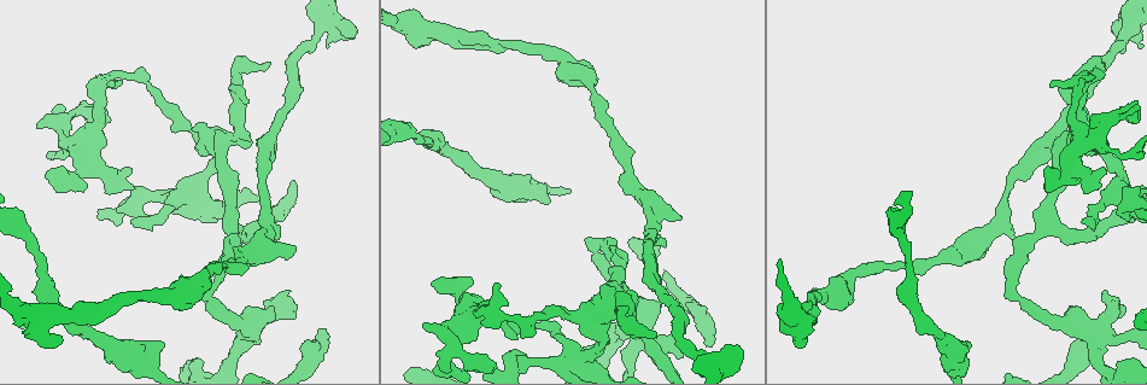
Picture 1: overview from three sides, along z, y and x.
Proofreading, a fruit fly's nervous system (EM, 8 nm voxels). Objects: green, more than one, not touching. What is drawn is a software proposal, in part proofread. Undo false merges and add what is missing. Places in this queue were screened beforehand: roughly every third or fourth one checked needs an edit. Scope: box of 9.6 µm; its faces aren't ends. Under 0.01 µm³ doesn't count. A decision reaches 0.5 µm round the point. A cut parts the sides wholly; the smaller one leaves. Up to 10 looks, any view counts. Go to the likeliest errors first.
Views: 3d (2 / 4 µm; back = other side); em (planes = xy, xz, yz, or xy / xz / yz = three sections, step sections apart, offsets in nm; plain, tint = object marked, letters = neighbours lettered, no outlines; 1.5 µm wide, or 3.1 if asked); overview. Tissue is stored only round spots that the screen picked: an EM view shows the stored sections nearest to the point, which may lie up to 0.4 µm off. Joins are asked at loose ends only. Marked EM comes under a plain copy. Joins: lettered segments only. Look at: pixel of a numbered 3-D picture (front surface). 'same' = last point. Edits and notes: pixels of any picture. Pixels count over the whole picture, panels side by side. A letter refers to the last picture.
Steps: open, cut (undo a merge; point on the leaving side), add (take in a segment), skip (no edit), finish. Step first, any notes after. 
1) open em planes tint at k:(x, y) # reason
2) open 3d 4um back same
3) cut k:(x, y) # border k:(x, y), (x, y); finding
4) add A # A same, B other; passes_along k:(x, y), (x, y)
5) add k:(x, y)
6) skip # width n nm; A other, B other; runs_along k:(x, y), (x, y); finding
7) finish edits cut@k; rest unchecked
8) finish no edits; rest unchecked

open em planes letters at 1:(317, 332) # free end

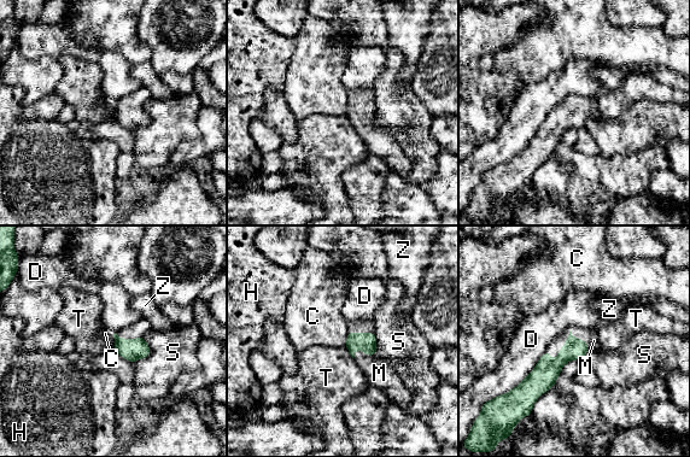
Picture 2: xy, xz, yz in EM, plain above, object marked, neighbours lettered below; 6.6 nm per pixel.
add M # C other, D other, H other, M same, S other, T other, Z other; it goes on there

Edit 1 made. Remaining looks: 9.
open overview

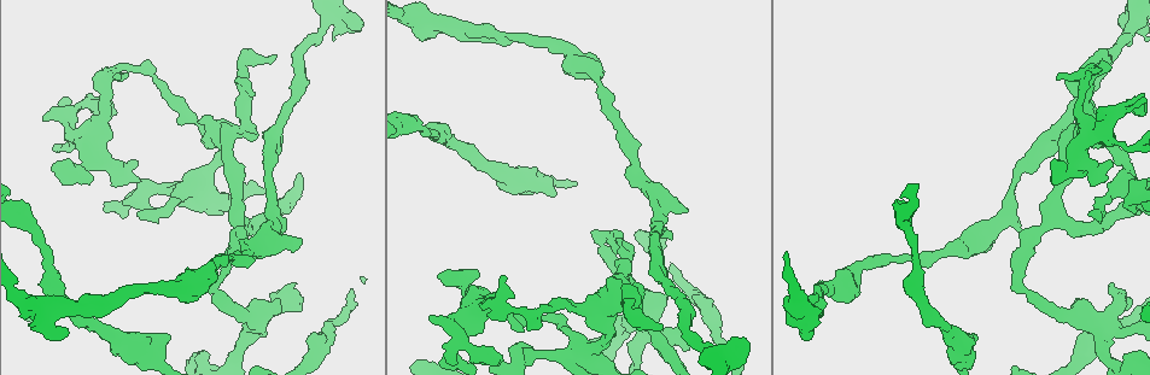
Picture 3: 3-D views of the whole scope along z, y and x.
open em planes letters at 3:(1017, 229) # free end

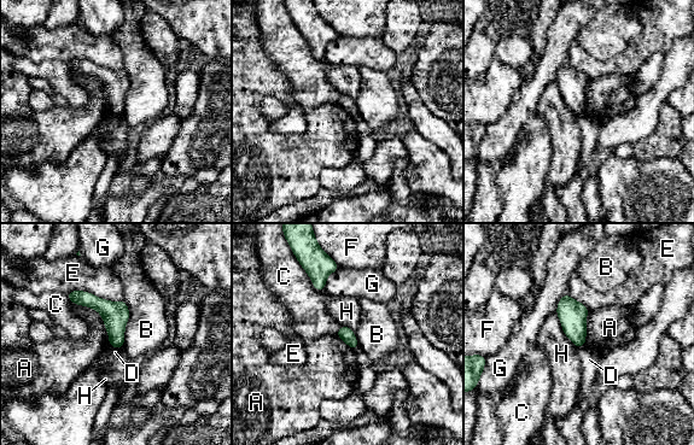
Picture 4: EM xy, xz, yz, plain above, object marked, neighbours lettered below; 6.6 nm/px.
skip # A other, B other, C other, D other, E other, F other, G other, H other; runs_along 4:(70, 294), (115, 321), (120, 345); no lettered segment goes on from it

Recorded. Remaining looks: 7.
open em planes letters at 3:(1082, 76) # arms part here

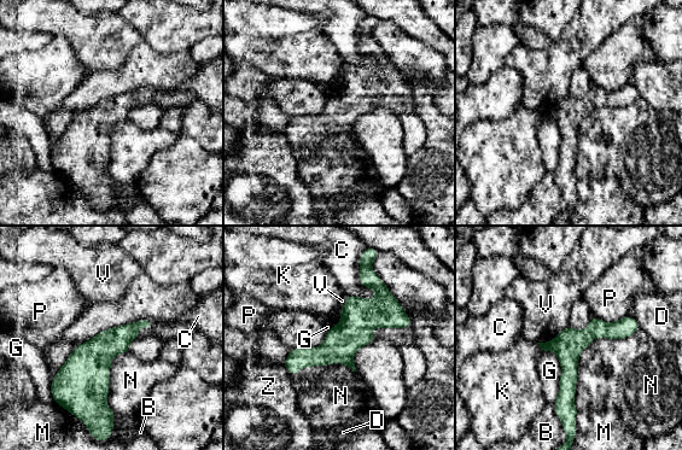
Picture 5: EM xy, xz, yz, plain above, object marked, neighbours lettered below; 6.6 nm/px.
skip # B other, C other, D other, G other, K other, M other, N other, P other, V other, Z other; runs_along 5:(631, 320), (569, 354), (565, 421); all the same neuron

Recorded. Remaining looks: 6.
open em planes tint at 3:(443, 25)

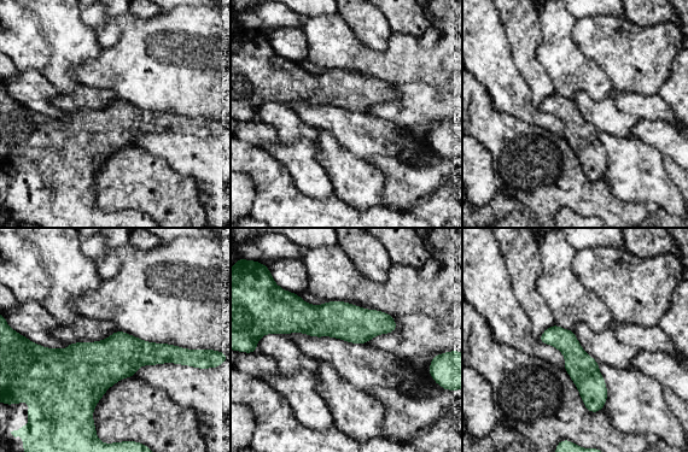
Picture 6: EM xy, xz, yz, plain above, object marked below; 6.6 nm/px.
open em planes letters same # see the neighbours

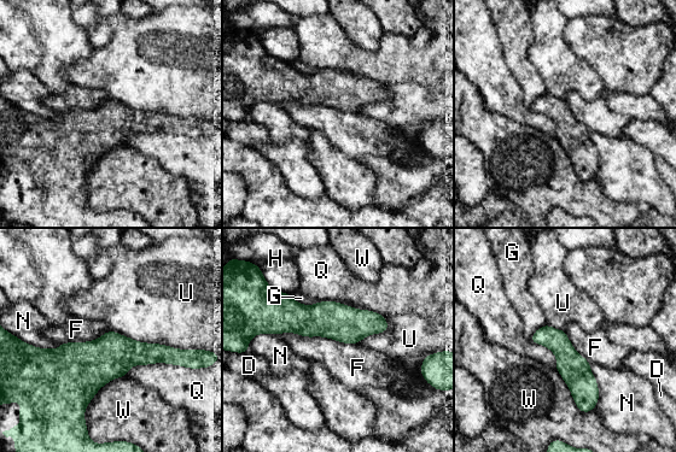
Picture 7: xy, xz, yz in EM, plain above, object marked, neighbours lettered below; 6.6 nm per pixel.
skip # longest_contact U 550 nm; D other, F other, G other, H other, N other, Q other, U other, W other; border 7:(127, 375), (86, 408), (95, 444); all the same neuron

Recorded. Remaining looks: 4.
finish edits add@2; rest unchecked

